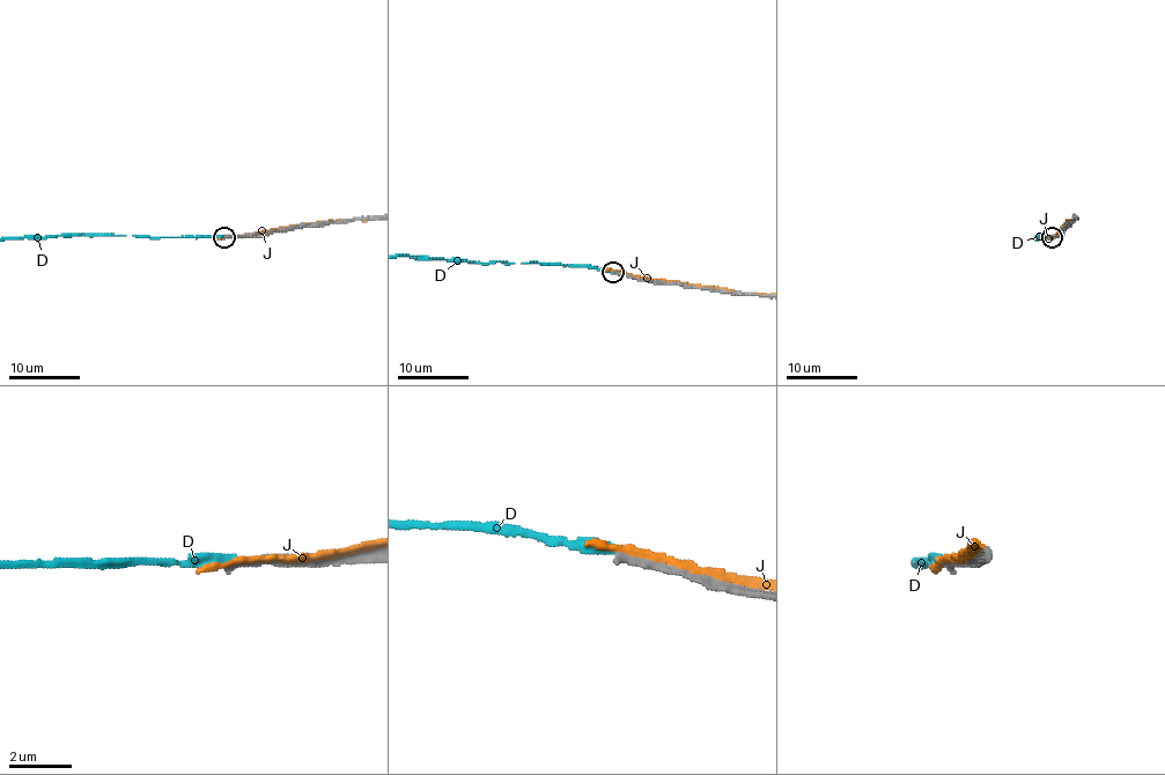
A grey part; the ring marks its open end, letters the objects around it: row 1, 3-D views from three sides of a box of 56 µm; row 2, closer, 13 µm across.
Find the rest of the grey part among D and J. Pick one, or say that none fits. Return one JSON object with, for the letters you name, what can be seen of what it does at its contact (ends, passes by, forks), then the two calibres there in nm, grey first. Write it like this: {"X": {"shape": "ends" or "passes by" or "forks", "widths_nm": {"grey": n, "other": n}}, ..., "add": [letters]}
{"add": []}

